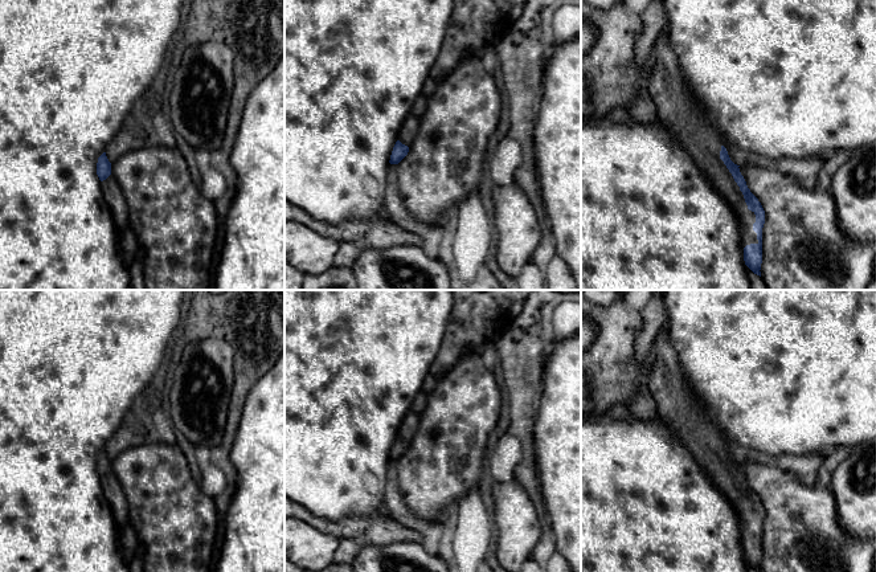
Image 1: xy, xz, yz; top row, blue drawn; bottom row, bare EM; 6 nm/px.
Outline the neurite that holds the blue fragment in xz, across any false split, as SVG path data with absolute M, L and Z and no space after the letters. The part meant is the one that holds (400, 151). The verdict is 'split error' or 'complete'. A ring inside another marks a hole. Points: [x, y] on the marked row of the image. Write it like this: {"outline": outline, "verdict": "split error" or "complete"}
{"outline": "M409 115L400 131L398 140L396 142L392 155L390 164L398 164L409 152L409 147L416 138L418 130L418 118Z", "verdict": "split error"}

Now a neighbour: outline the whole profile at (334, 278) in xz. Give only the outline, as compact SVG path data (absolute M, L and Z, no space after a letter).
M332 266L322 274L306 274L302 290L359 290L359 286L351 267Z

